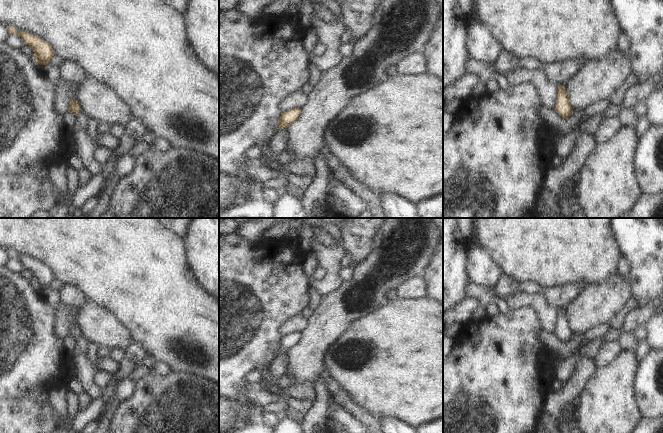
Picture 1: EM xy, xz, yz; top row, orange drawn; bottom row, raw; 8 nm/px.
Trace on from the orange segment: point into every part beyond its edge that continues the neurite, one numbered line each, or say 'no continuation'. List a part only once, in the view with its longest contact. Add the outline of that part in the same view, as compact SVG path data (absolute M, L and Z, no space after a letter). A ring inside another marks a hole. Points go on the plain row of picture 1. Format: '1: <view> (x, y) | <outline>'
no continuation

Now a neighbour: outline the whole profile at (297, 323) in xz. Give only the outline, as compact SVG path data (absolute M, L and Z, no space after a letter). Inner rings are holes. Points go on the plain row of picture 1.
M301 314L287 319L279 328L278 333L280 336L284 336L293 332L300 332L307 326L307 319Z

